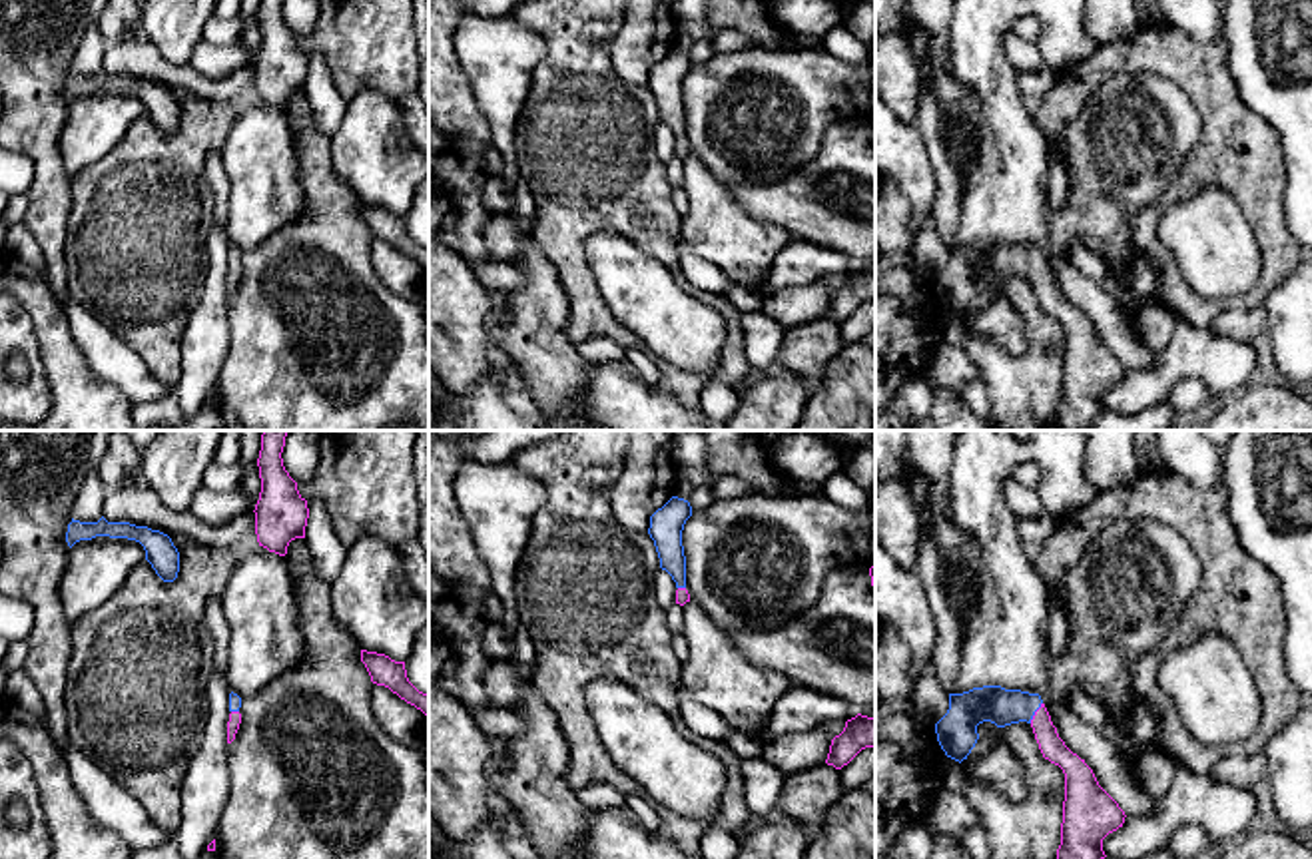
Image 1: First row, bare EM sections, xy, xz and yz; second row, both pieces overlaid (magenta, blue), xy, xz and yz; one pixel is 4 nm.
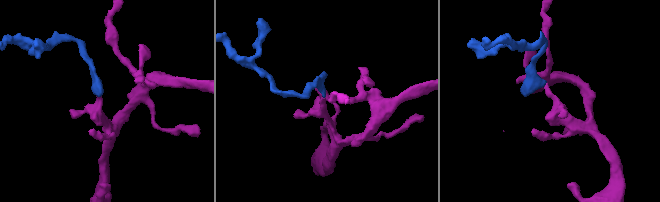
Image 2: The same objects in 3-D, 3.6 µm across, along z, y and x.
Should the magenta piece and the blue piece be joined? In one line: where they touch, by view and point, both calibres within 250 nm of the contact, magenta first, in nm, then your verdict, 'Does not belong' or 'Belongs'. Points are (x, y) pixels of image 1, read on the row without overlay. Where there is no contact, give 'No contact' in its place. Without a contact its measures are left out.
Touches magenta at yz (1035, 266). Thickness 100 nm (magenta) against 150 nm. Belongs

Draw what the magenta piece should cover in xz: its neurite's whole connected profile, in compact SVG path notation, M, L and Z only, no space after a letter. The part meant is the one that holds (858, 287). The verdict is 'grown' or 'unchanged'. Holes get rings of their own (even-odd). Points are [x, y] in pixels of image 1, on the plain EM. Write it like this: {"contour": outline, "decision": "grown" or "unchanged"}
{"contour": "M857 267L847 273L843 285L831 293L825 317L841 323L865 301L875 301L875 271Z", "decision": "unchanged"}

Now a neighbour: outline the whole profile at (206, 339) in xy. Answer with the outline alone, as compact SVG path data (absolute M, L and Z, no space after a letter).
M217 225L207 239L207 257L205 291L189 313L181 339L181 377L173 387L183 419L207 405L229 355L229 237Z

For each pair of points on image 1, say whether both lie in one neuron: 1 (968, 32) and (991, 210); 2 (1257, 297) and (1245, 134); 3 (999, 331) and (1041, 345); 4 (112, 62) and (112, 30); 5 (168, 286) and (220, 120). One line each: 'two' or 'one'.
1: one
2: one
3: two
4: two
5: one

